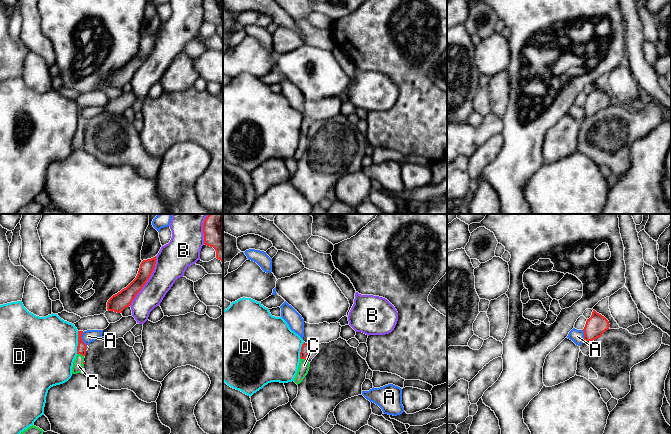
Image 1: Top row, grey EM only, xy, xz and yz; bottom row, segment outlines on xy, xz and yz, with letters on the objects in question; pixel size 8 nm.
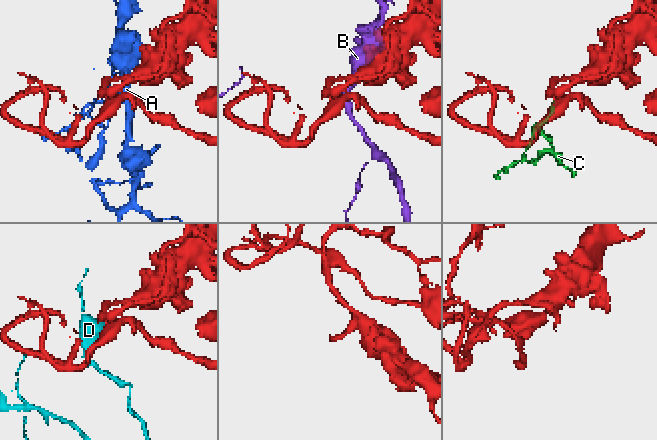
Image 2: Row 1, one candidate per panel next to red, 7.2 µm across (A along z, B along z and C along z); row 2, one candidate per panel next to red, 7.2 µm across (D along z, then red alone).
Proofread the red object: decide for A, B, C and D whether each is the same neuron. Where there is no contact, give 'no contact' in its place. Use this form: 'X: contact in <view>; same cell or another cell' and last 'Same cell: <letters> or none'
A: contact in xy; another cell
B: contact in xy; another cell
C: contact in xy; same cell
D: contact in xy; another cell
Same cell: C

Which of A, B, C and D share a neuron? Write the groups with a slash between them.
A / B / C / D

